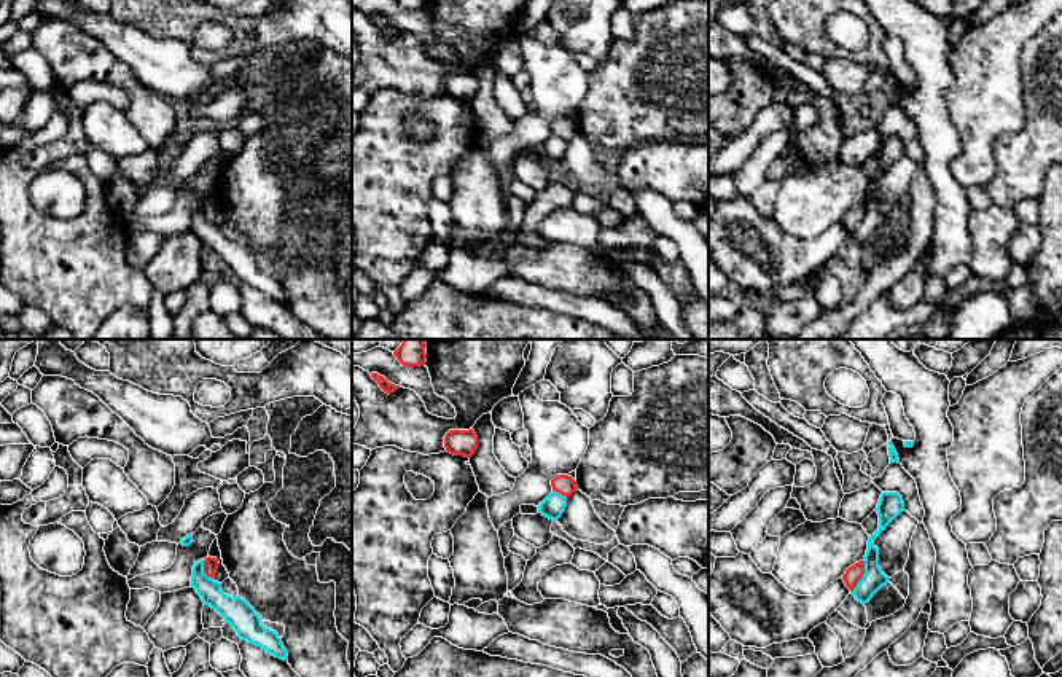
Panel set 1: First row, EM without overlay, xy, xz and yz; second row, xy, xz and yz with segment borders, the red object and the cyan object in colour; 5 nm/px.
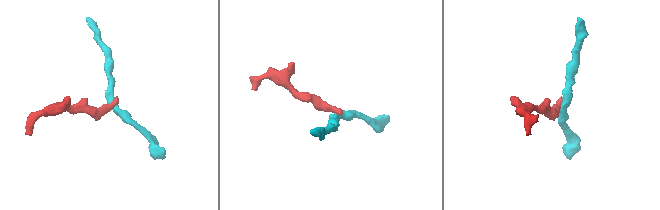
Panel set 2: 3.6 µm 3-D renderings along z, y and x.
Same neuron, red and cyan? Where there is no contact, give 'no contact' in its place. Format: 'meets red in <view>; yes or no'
meets red in yz; no

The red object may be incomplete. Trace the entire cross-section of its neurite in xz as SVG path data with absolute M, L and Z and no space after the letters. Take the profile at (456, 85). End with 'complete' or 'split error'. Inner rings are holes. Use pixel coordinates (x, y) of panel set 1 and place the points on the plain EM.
M449 73L444 80L444 91L454 99L471 100L478 92L478 80L470 73Z | complete

